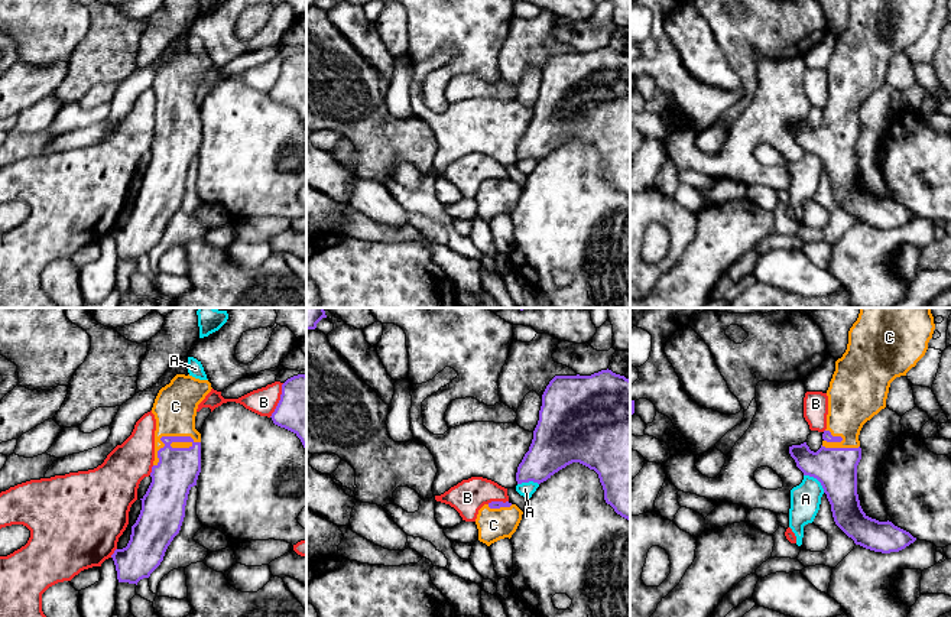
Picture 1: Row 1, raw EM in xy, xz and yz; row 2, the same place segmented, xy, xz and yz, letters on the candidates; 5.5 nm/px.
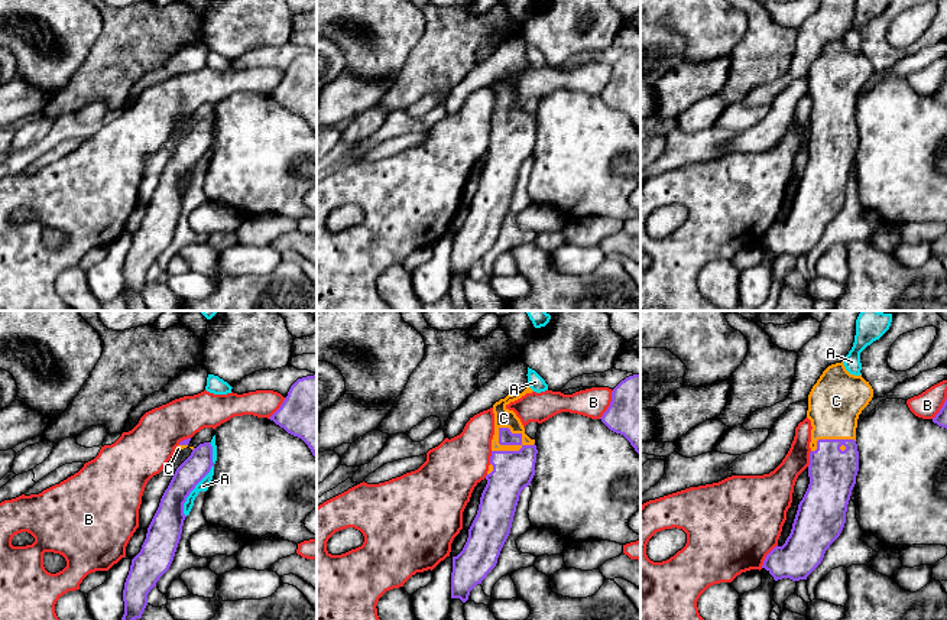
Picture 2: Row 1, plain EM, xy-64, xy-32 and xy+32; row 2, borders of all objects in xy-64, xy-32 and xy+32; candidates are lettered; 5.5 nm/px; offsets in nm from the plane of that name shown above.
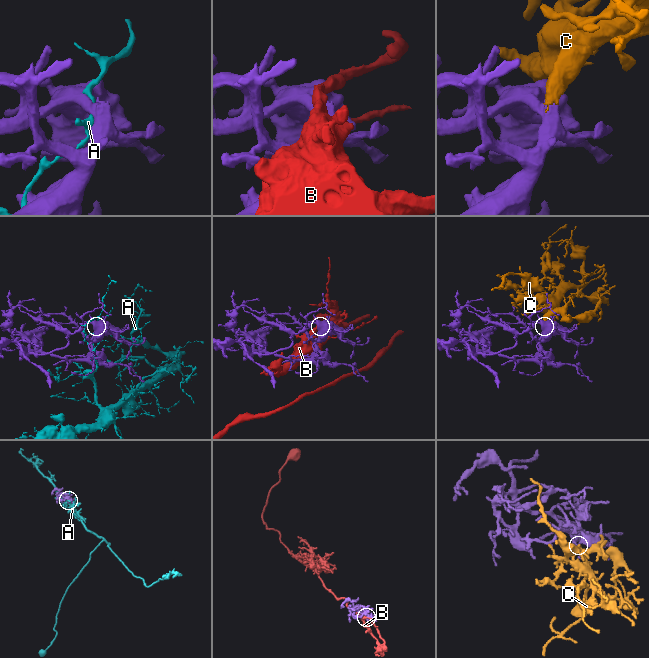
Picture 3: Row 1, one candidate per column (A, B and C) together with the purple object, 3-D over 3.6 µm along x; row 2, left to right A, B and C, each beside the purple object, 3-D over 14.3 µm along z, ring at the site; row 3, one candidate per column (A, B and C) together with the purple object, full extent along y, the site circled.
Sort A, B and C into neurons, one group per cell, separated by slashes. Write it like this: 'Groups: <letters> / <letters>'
Groups: A / B / C

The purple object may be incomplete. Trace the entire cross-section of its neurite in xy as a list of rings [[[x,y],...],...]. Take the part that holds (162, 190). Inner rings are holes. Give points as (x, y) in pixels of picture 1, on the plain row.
[[[176,51],[162,64],[152,90],[156,95],[152,159],[132,202],[126,224],[111,231],[119,259],[149,254],[179,210],[189,166],[201,149],[201,110],[195,105],[198,81],[211,68],[208,56]]]

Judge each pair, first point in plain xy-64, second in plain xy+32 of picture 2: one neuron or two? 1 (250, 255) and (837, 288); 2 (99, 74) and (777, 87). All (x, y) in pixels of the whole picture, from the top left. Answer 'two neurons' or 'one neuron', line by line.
1: one neuron
2: two neurons

